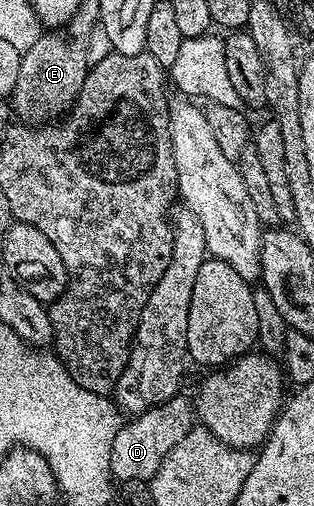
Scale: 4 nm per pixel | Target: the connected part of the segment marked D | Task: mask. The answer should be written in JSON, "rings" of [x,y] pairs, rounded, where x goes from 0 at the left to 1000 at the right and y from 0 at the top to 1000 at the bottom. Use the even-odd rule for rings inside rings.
{"rings":[[[564,781],[516,802],[490,802],[471,812],[436,818],[430,828],[433,832],[404,830],[385,838],[354,881],[347,933],[382,955],[414,949],[462,953],[497,939],[500,927],[525,909],[529,895],[567,879],[567,874],[611,850],[618,800],[605,785],[599,789],[583,781]]]}

